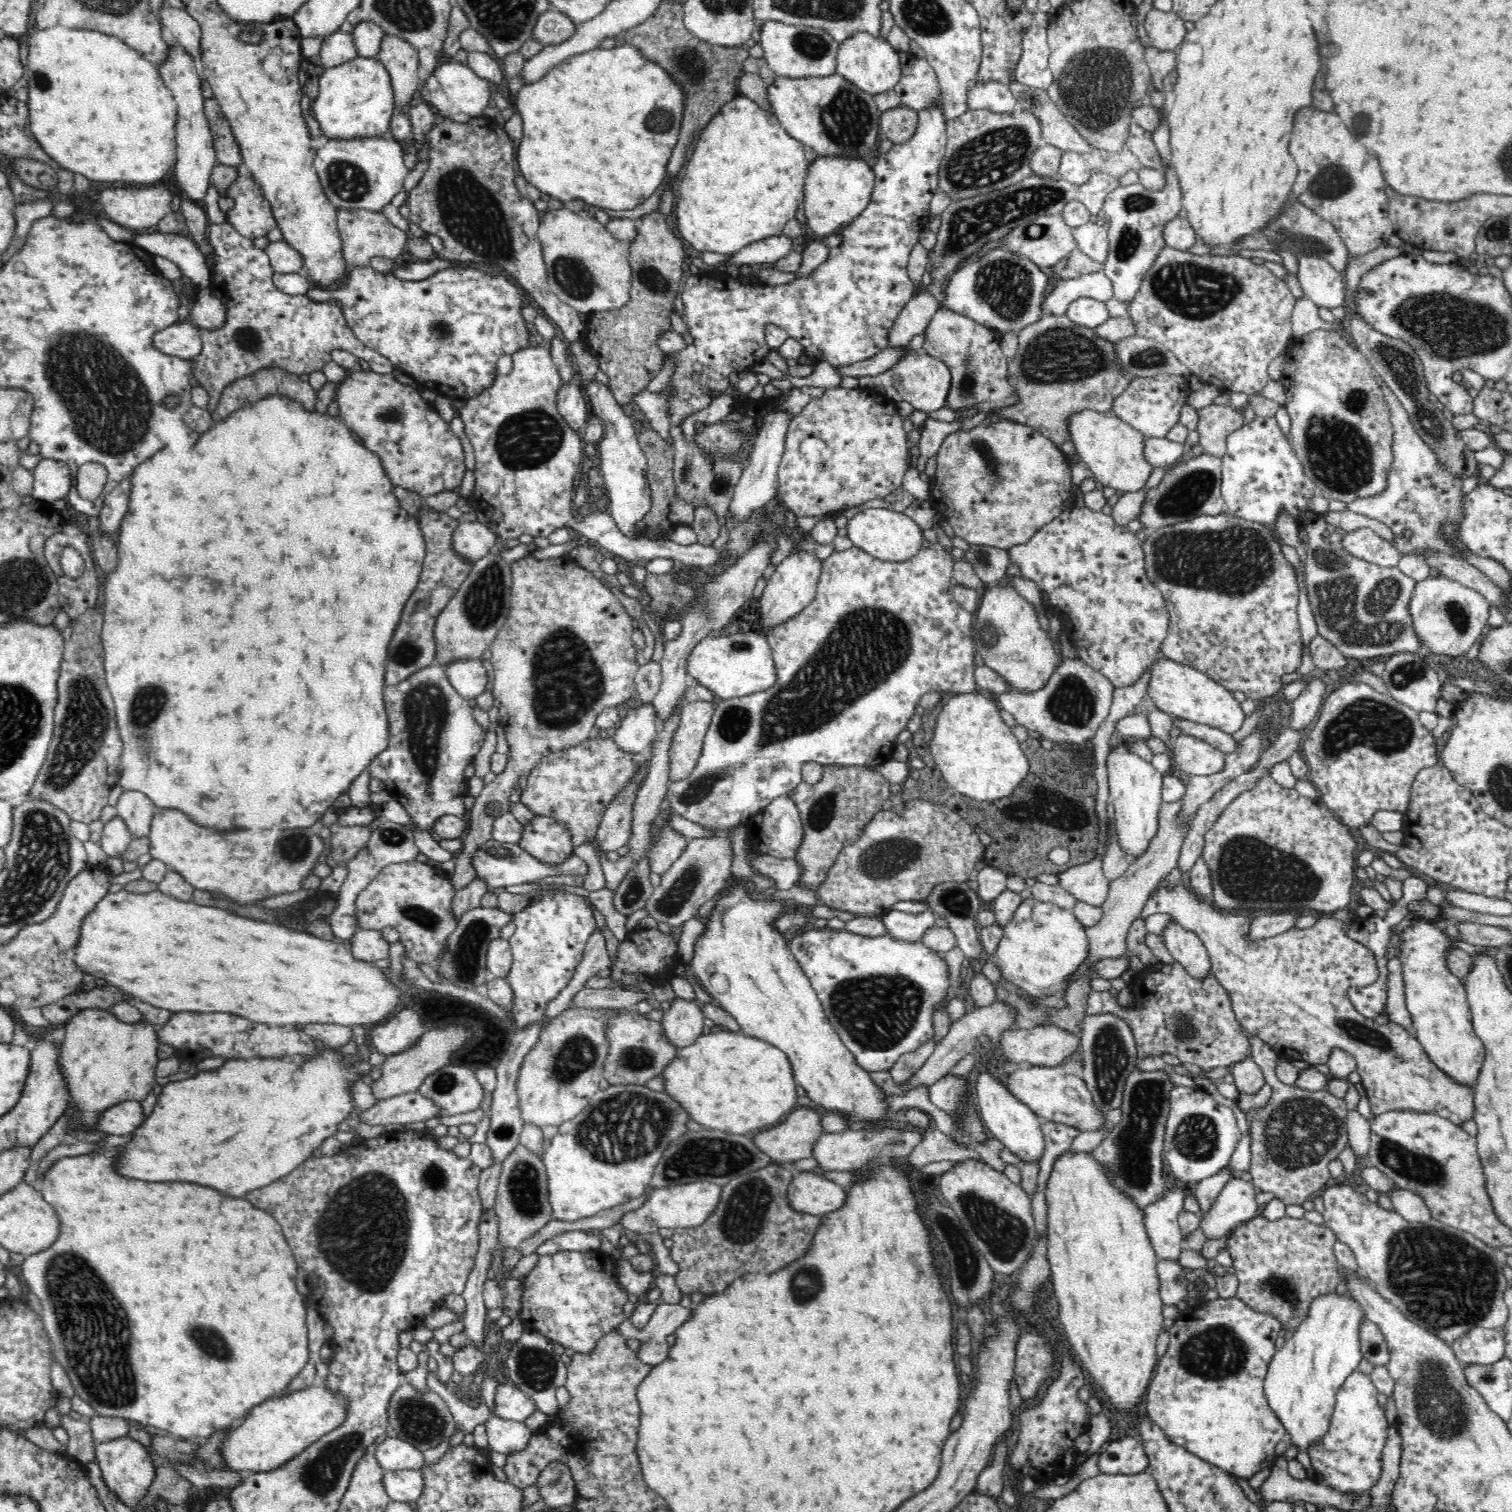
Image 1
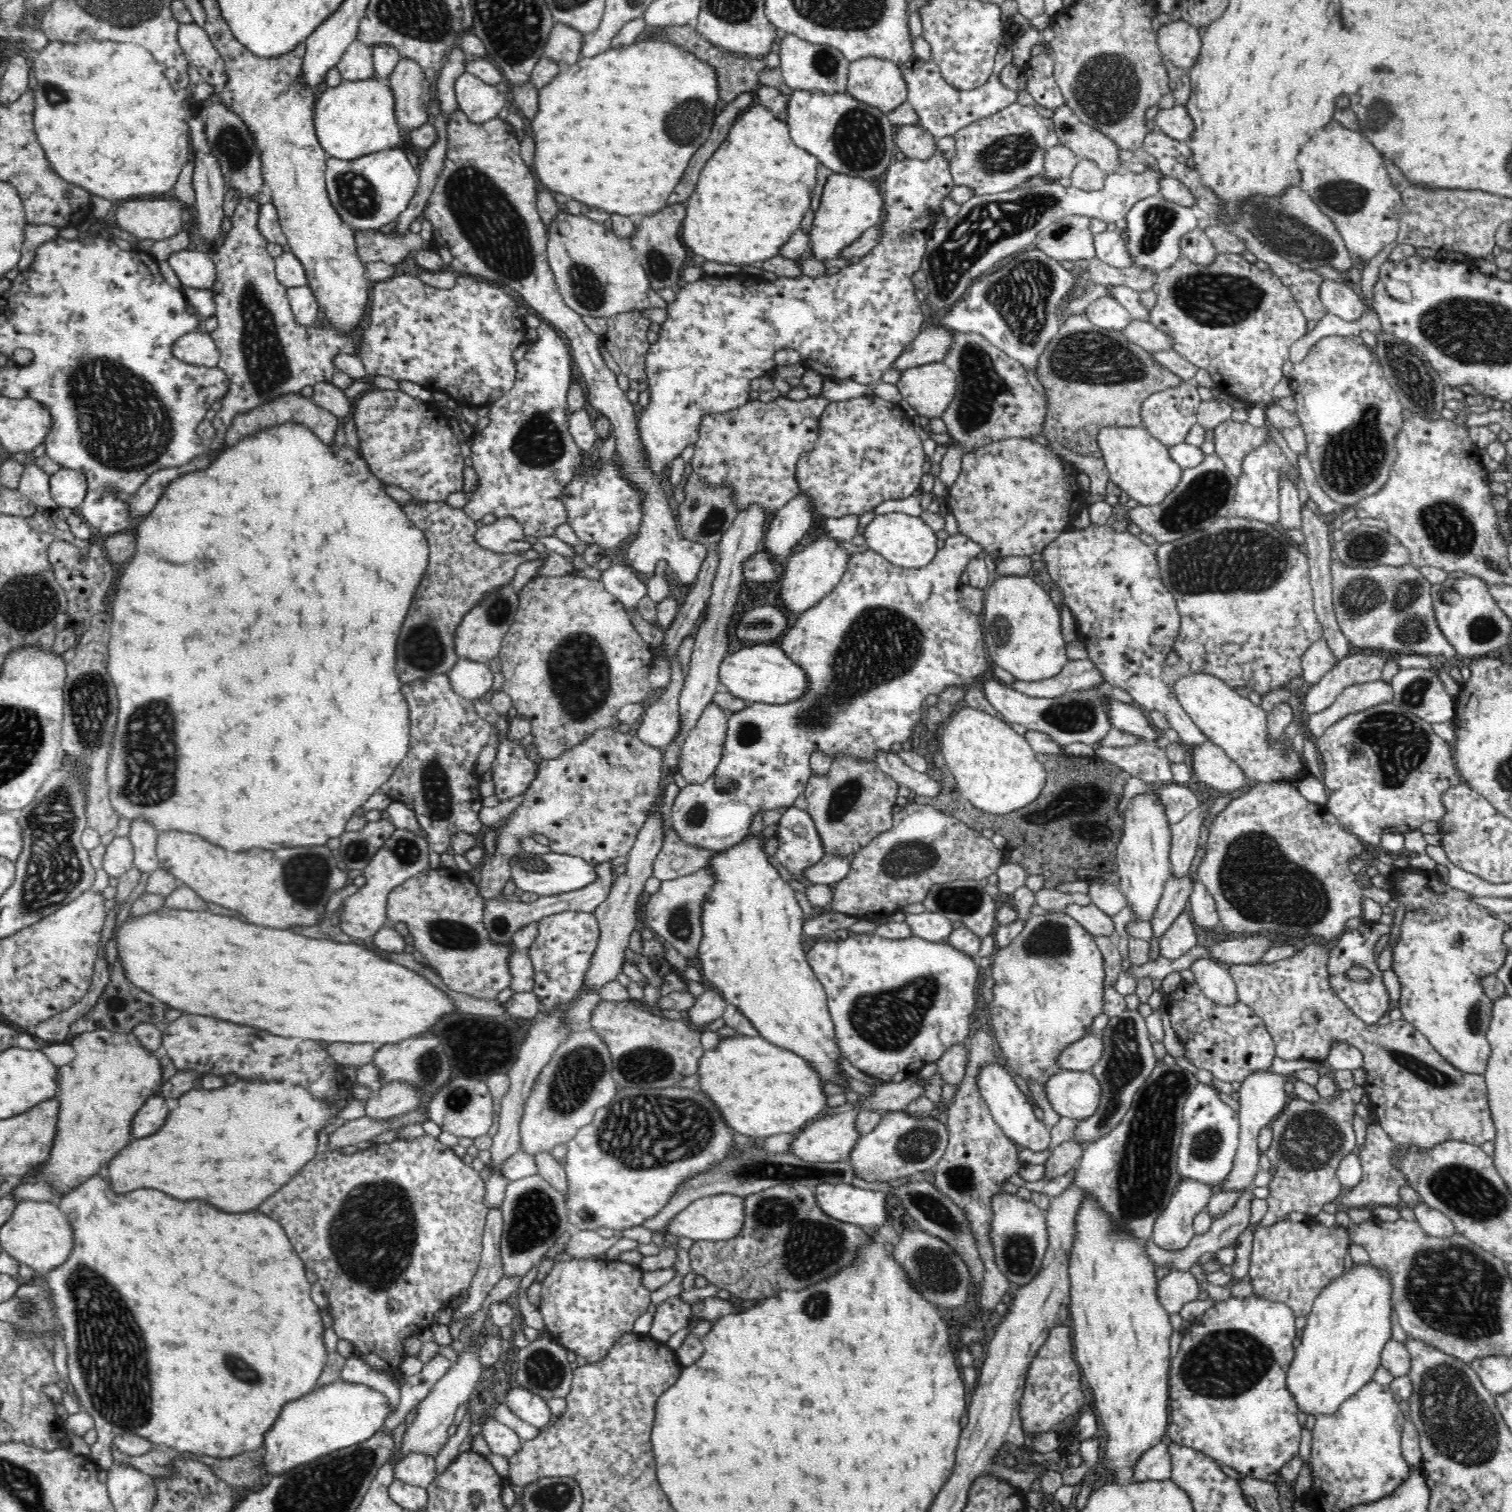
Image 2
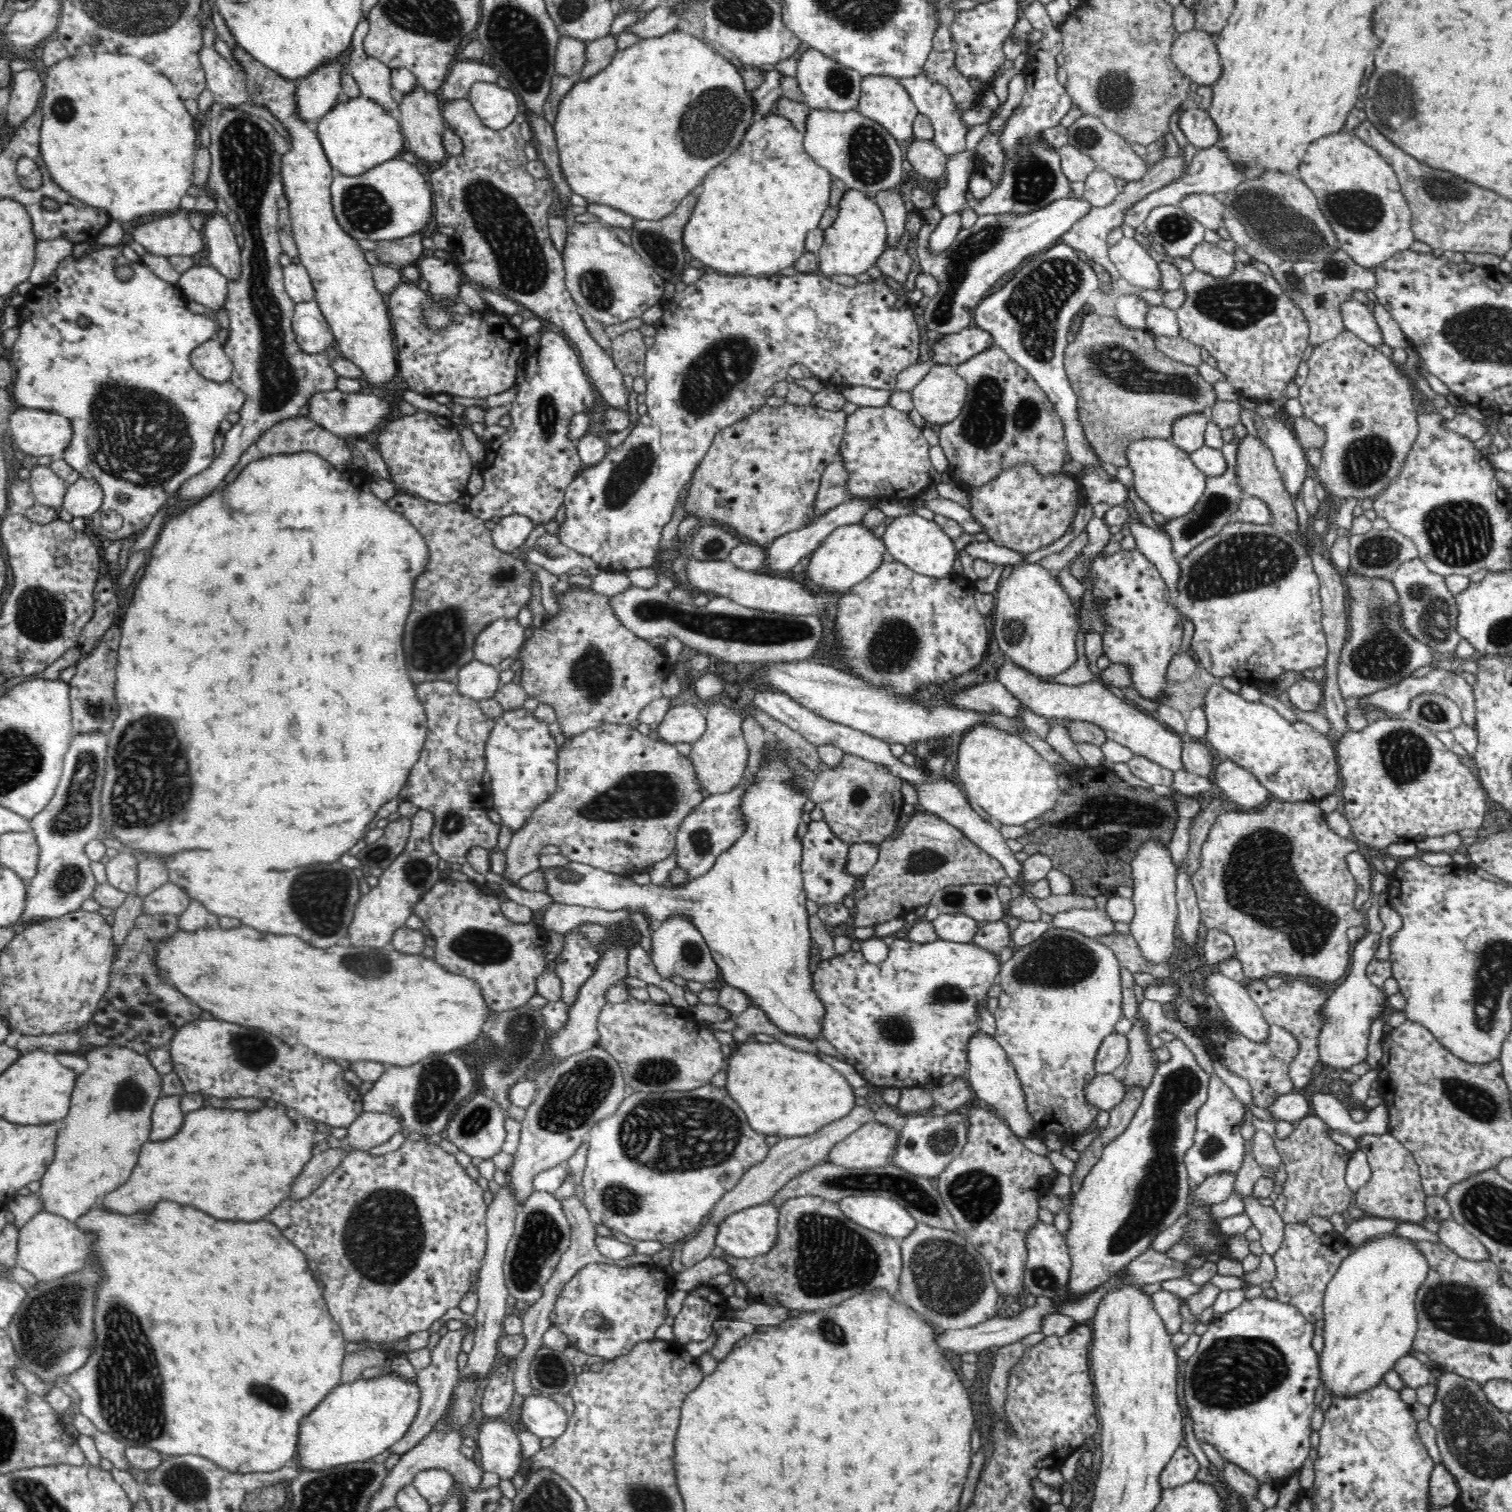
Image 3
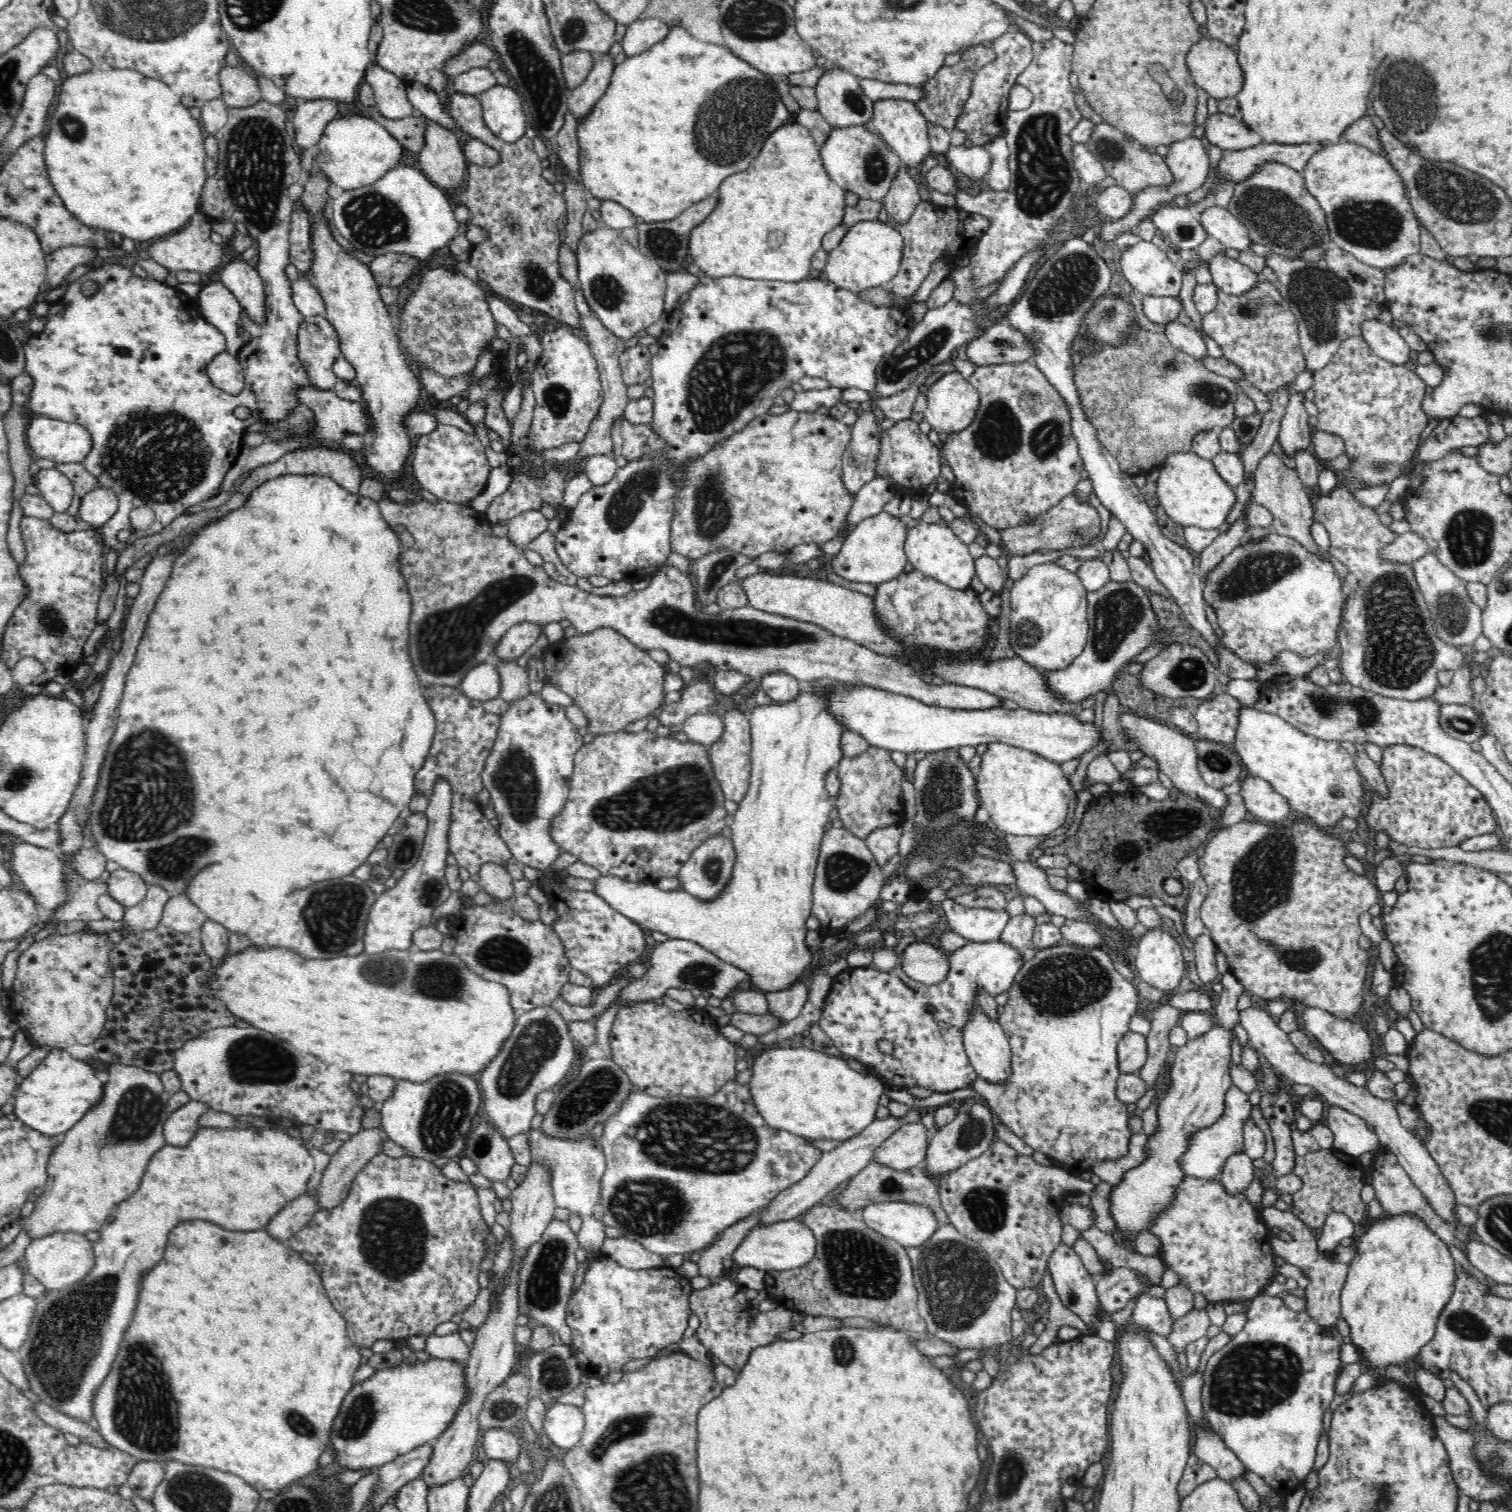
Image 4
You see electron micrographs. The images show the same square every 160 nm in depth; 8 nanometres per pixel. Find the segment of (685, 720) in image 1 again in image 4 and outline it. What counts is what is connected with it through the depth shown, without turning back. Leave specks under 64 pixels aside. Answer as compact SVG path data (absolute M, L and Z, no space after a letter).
M730 710L723 715L722 724L722 736L707 746L706 754L710 755L711 770L715 780L718 781L719 790L726 799L738 802L744 800L746 788L750 786L750 723L748 724L746 714L738 710Z

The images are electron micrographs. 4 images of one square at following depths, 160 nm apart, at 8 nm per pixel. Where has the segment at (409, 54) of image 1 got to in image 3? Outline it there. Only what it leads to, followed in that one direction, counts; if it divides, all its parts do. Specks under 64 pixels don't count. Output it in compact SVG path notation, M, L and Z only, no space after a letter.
M418 84L411 93L404 96L398 108L396 117L401 126L401 132L408 142L408 148L425 164L432 164L432 166L442 164L442 160L446 160L447 155L442 145L442 133L446 123L441 116L442 102L439 94L428 92Z

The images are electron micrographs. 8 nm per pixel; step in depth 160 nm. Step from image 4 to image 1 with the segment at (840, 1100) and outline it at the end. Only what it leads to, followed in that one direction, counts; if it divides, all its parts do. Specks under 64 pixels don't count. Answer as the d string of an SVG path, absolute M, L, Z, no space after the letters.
M723 1029L712 1030L706 1036L701 1035L695 1044L679 1048L674 1058L666 1064L666 1069L658 1077L664 1078L666 1095L676 1098L686 1112L702 1126L733 1135L751 1136L760 1129L770 1128L786 1118L798 1105L797 1084L786 1054L762 1040Z

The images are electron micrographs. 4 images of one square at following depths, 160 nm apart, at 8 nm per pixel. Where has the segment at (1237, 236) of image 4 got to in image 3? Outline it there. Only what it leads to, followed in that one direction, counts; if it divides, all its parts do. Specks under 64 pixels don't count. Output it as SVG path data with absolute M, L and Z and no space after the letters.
M1192 194L1185 197L1179 206L1208 230L1218 232L1218 228L1224 228L1226 210L1221 198L1208 194Z

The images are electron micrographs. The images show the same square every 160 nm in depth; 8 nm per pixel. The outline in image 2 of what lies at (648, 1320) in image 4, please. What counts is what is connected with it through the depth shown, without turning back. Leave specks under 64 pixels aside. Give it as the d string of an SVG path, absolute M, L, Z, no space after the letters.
M604 1257L554 1262L550 1272L542 1278L542 1300L546 1302L540 1304L540 1312L544 1316L545 1328L550 1330L550 1336L566 1347L572 1356L584 1356L588 1363L602 1360L614 1346L614 1342L621 1336L632 1333L634 1322L648 1312L651 1291L644 1287L640 1270L639 1266L619 1260L608 1261Z

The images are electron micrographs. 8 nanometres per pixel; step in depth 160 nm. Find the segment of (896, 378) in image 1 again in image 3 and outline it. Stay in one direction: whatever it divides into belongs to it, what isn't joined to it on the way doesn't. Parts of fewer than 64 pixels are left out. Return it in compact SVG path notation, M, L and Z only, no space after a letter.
M934 365L910 394L920 416L942 426L962 412L966 404L966 381L952 365Z

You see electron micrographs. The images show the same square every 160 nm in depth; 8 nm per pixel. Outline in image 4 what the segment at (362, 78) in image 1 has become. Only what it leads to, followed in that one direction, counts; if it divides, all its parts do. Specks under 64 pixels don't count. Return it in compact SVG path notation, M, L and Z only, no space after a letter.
M356 114L332 120L323 131L318 146L320 152L315 158L319 170L330 183L344 190L360 189L374 184L388 170L398 166L404 154L403 146L378 122Z

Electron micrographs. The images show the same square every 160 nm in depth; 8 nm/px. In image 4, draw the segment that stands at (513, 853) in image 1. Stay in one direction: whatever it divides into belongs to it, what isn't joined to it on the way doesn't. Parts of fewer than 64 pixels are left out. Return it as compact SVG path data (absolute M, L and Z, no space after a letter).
M804 687L801 694L790 703L771 703L768 705L756 705L752 714L750 714L751 728L751 777L749 790L744 796L744 800L738 803L738 810L731 818L729 825L730 839L733 841L735 850L734 868L730 870L730 880L719 889L714 897L707 900L701 900L701 897L692 896L690 893L678 888L674 891L662 891L653 883L641 883L638 881L624 880L618 876L600 876L596 880L592 880L595 884L595 890L592 893L602 897L606 904L614 908L614 911L630 918L630 920L638 923L642 928L646 927L656 932L666 934L668 938L683 938L684 940L693 940L702 948L709 950L725 963L738 967L738 970L746 971L752 976L752 984L756 986L754 990L764 990L764 993L778 992L778 990L786 990L792 986L792 982L806 970L806 966L810 966L812 962L812 945L813 942L808 937L808 929L806 928L806 920L810 918L813 907L813 890L814 874L816 864L818 862L819 845L822 842L822 834L831 822L830 815L834 810L834 804L830 804L830 795L826 790L826 774L830 770L834 770L838 766L838 762L844 757L842 753L842 745L840 738L842 732L846 732L846 728L842 727L842 723L834 719L830 712L826 711L826 699L822 699L822 695L818 695L818 687Z

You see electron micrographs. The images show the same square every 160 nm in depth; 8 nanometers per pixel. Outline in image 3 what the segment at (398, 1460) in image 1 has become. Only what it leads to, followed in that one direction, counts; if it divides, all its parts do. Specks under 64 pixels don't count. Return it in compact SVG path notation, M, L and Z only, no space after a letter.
M428 1468L412 1478L418 1493L428 1502L429 1507L444 1505L448 1495L455 1488L454 1477L444 1469Z

